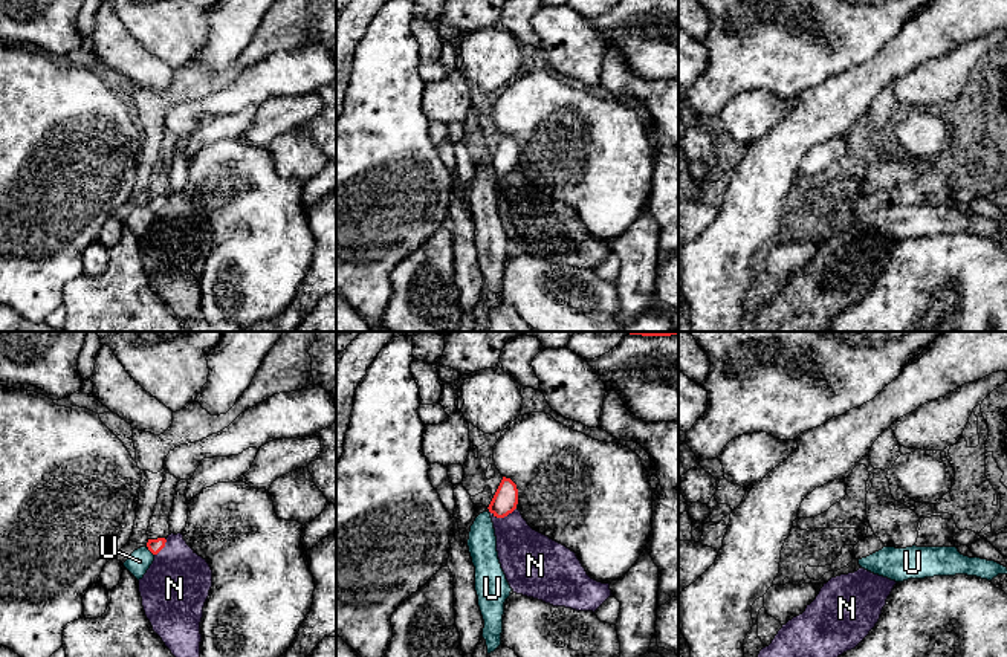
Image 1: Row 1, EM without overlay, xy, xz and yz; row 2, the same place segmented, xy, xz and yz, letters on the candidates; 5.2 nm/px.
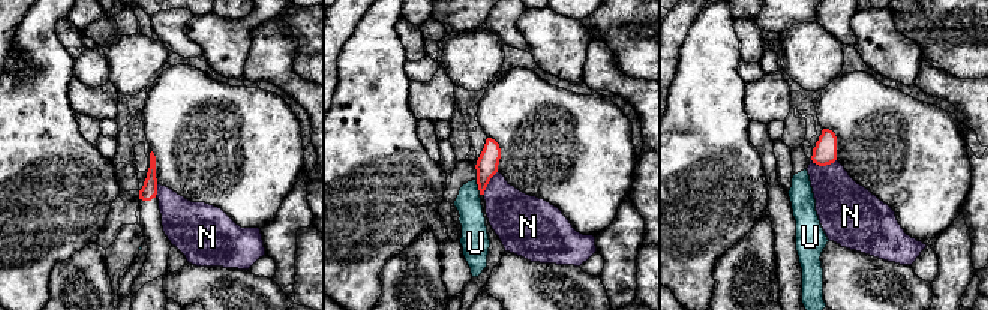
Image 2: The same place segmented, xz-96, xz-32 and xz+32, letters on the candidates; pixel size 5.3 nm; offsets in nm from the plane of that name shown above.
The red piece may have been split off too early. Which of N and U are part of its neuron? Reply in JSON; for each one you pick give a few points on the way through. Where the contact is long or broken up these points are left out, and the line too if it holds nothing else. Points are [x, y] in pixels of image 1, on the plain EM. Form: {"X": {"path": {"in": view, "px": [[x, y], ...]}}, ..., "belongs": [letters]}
{"belongs": []}

